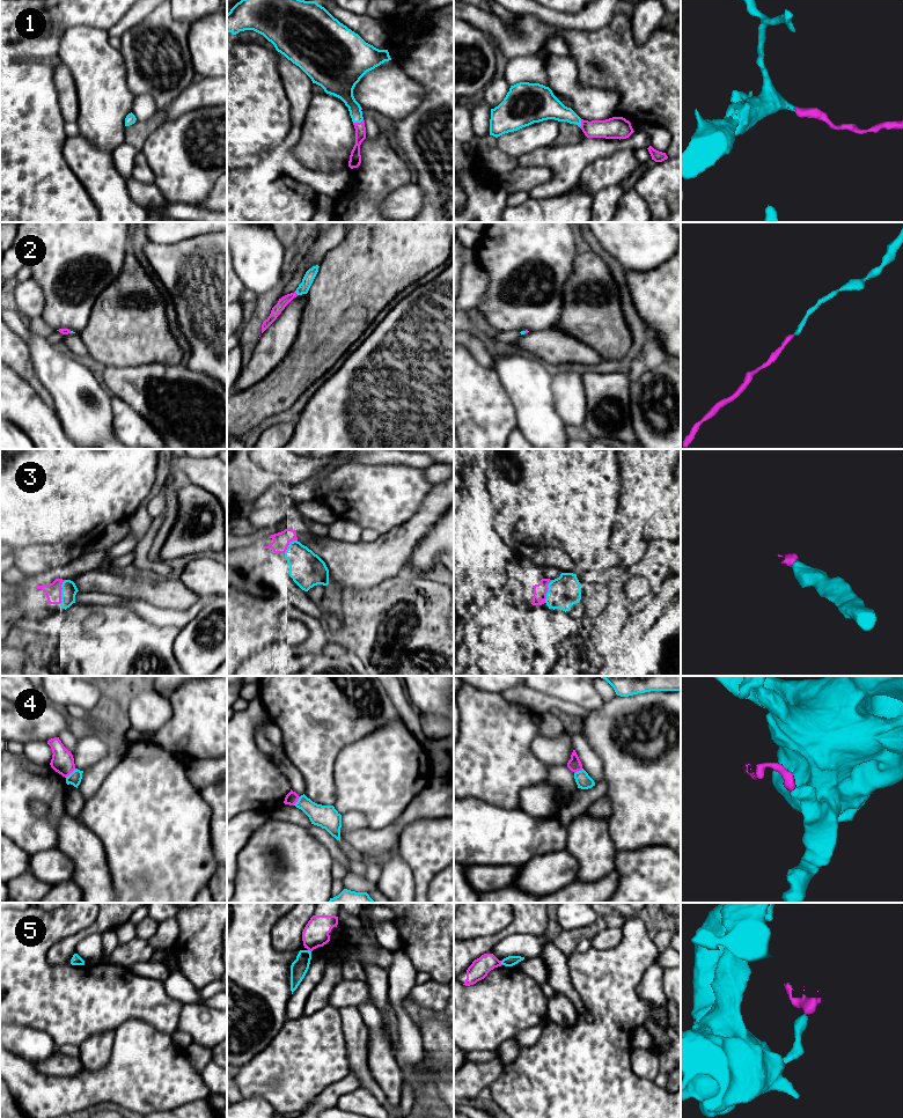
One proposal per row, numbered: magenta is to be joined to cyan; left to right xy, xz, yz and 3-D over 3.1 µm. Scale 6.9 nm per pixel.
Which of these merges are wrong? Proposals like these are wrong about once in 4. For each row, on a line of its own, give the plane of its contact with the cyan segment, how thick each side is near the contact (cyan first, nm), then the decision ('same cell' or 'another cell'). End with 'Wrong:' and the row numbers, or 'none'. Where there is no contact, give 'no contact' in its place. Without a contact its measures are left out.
1: xz | 140/80 nm | same cell
2: xz | 80/70 nm | same cell
3: xy | 110/110 nm | same cell
4: xy | 90/160 nm | another cell
5: yz | 70/140 nm | another cell
Wrong: 4, 5

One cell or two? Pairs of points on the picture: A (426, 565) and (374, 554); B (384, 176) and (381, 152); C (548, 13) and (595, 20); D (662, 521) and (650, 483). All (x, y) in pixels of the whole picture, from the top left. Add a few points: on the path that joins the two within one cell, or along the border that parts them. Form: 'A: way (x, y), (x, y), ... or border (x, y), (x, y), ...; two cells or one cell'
A: border (421, 538), (401, 573); two cells
B: way (381, 170), (381, 157); one cell
C: way (559, 19), (584, 20); one cell
D: border (668, 484), (655, 510), (643, 528); two cells

